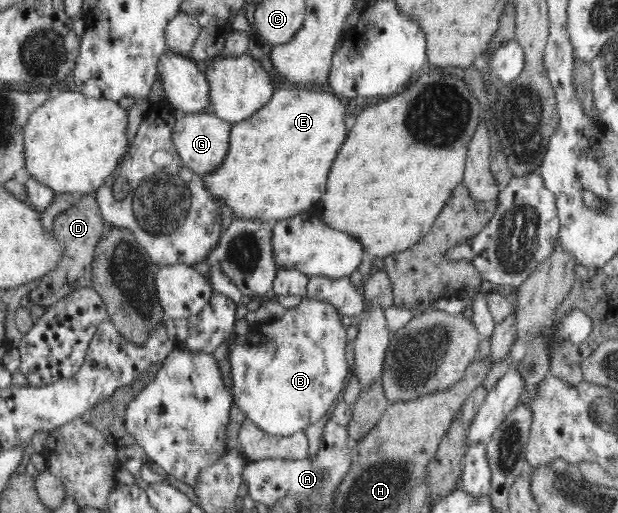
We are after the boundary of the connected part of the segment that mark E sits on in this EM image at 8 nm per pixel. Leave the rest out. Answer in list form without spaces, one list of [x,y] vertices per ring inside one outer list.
[[[279,89],[273,93],[271,101],[261,107],[260,111],[253,113],[251,117],[244,121],[232,125],[232,131],[229,139],[229,153],[225,155],[224,163],[217,167],[212,173],[201,176],[201,183],[206,191],[211,192],[213,199],[217,203],[226,203],[231,207],[233,219],[239,218],[244,220],[261,220],[262,222],[278,222],[309,209],[315,203],[319,203],[320,198],[325,194],[325,183],[329,181],[329,171],[335,161],[337,154],[341,149],[341,145],[345,143],[347,137],[347,125],[345,125],[345,105],[341,103],[341,99],[329,91],[313,91],[313,89]]]

